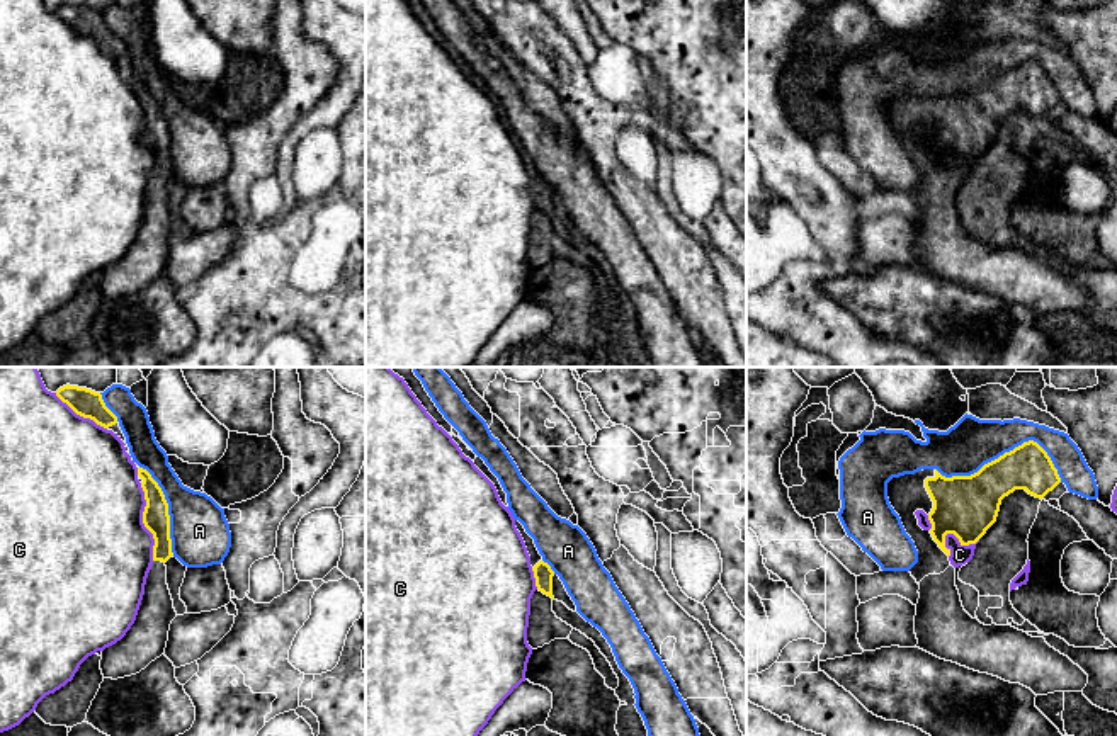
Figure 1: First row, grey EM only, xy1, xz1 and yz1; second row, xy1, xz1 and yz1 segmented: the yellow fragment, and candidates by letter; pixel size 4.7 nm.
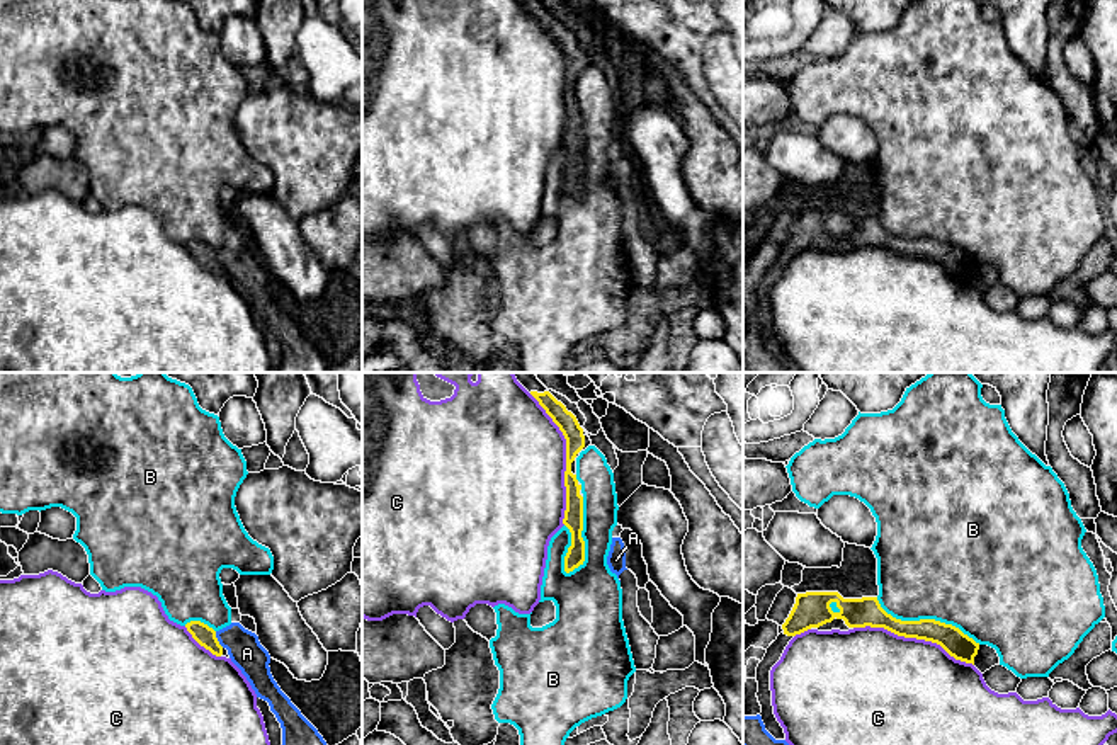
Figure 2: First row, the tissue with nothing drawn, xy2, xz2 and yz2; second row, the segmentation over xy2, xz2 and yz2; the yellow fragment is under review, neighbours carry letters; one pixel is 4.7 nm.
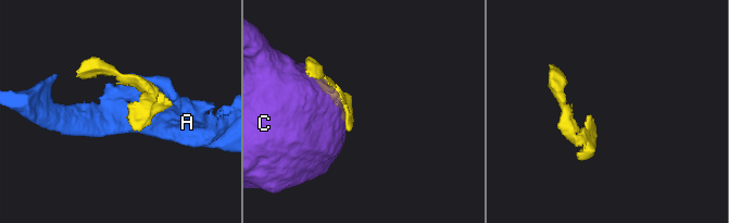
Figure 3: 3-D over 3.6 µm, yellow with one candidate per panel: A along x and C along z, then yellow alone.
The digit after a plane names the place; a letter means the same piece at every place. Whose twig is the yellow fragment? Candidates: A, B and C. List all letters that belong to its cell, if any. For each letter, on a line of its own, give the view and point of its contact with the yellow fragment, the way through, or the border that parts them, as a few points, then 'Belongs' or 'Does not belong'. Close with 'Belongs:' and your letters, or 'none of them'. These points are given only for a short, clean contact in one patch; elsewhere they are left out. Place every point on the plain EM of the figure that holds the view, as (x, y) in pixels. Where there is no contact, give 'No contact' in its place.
A: Touches yellow at yz1 (1005, 72). Does not belong
B: Touches yellow at xz2 (582, 157). Does not belong
C: Touches yellow at xz2 (567, 79). Does not belong
Belongs: none of them

